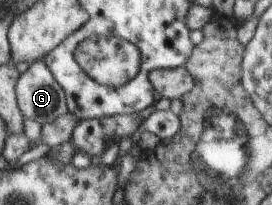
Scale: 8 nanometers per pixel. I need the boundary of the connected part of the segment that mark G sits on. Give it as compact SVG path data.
M44 59L33 62L17 80L16 96L18 106L24 118L36 120L38 124L53 123L57 118L64 117L69 112L65 90L55 78L53 71Z

